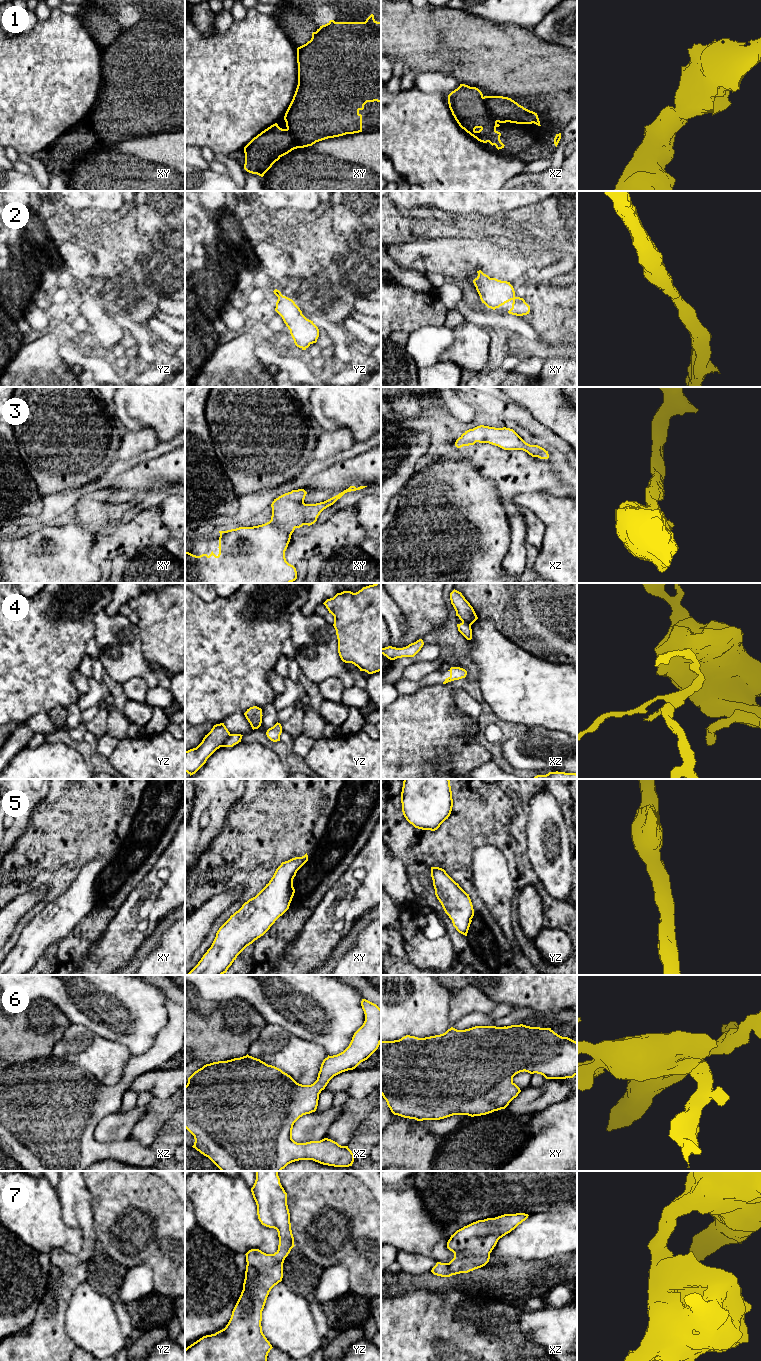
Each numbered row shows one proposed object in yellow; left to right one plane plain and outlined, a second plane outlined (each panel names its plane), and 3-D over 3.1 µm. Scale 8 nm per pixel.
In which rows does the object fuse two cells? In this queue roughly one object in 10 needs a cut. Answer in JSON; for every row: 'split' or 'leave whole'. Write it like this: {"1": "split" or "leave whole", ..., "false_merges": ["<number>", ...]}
{"1": "leave whole", "2": "leave whole", "3": "leave whole", "4": "split", "5": "leave whole", "6": "leave whole", "7": "leave whole", "false_merges": ["4"]}

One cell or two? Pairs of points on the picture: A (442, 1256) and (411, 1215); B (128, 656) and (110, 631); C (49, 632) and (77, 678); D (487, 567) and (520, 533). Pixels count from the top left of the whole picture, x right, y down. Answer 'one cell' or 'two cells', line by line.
A: one cell
B: one cell
C: two cells
D: two cells

